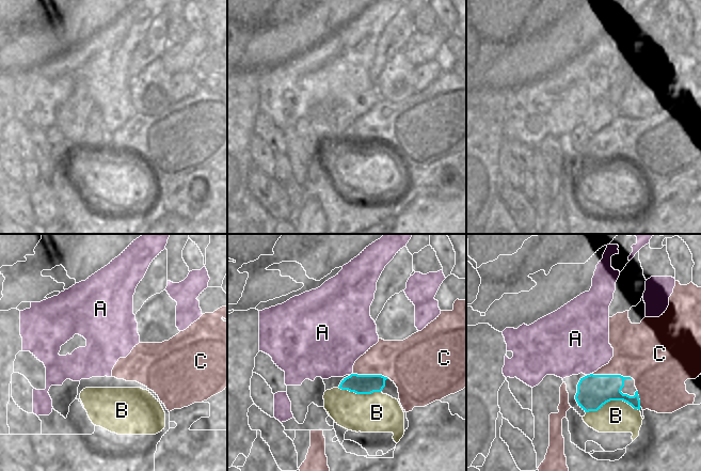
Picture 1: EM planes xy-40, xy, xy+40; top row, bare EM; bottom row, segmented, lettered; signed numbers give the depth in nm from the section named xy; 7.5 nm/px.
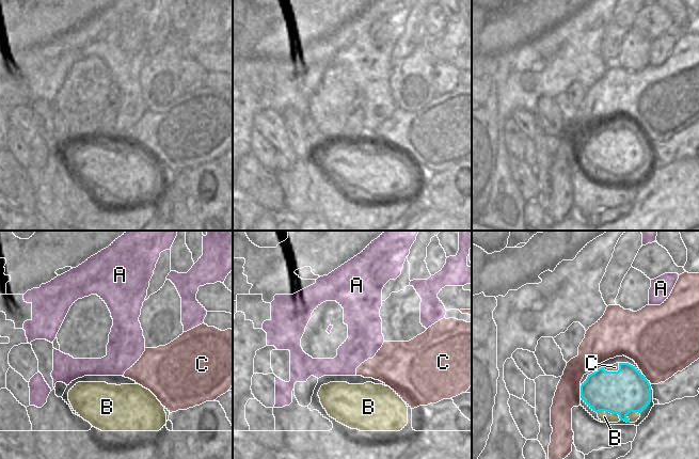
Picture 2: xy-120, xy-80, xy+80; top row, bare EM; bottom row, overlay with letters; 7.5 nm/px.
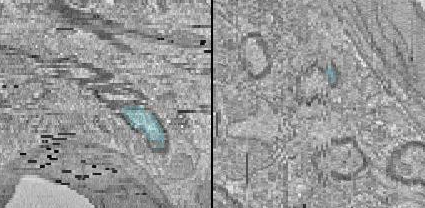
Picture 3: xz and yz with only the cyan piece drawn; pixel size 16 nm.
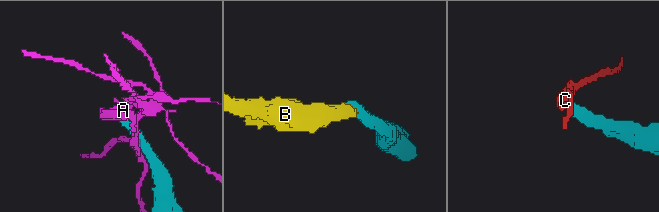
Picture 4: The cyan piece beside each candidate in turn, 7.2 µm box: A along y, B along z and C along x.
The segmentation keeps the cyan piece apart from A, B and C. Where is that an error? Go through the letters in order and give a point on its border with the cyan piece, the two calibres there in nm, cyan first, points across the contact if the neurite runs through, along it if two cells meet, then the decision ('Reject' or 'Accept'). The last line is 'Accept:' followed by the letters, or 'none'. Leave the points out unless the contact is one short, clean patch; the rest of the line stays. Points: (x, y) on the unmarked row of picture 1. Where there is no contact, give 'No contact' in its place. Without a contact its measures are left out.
A: Touches cyan at xy+40 (590, 135). Thickness 260 nm (cyan) against 440 nm. Reject
B: Touches cyan at xy+40 (612, 160). Thickness 260 nm (cyan) against 240 nm. Accept
C: Touches cyan at xy+40 (611, 136). Thickness 260 nm (cyan) against 360 nm. Reject
Accept: B

